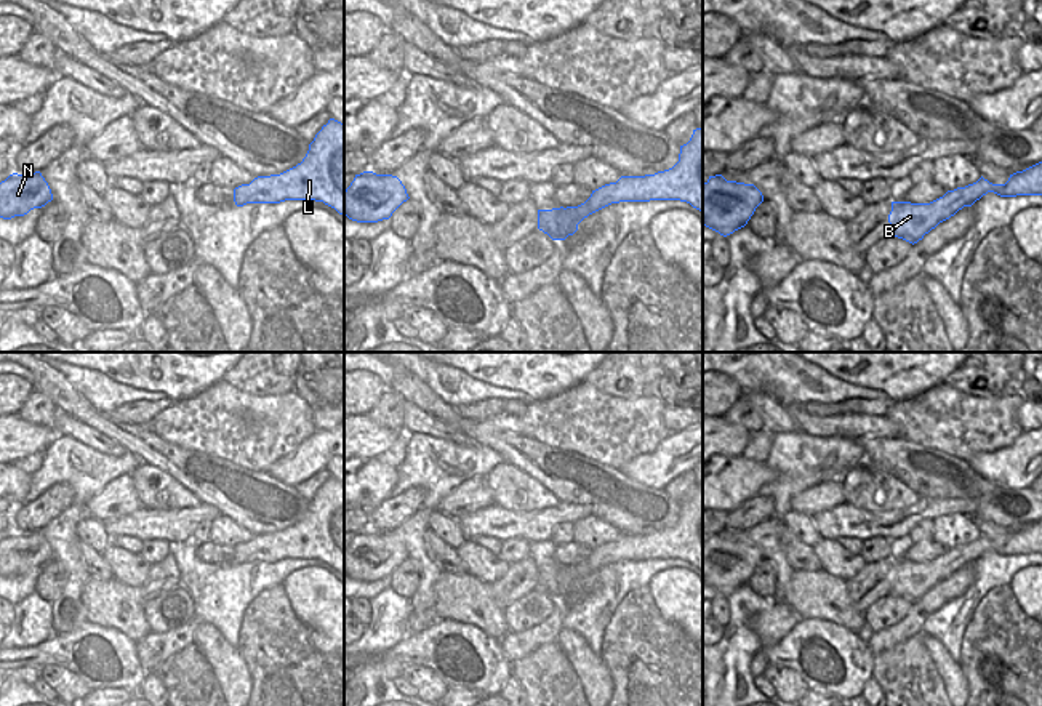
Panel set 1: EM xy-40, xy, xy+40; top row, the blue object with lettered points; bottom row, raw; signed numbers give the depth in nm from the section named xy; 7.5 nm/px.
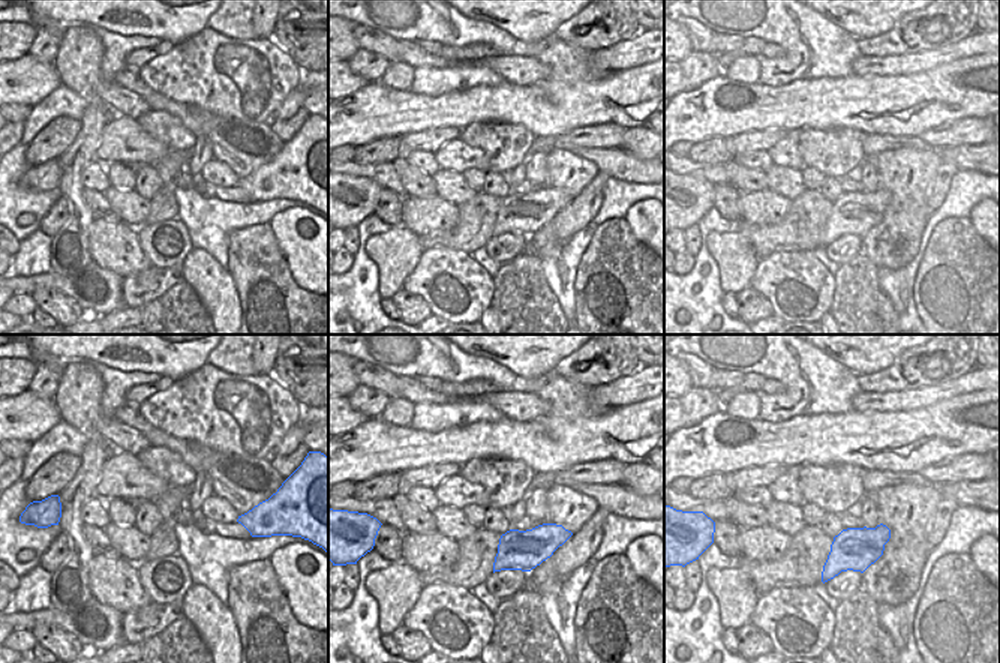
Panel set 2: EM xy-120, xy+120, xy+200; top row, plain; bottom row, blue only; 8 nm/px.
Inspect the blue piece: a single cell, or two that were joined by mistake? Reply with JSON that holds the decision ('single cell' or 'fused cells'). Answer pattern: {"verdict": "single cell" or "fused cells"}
{"verdict": "single cell"}

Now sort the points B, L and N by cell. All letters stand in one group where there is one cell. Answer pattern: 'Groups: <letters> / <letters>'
Groups: B L N.

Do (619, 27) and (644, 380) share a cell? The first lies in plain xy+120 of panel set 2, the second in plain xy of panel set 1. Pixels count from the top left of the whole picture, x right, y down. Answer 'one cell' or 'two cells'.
one cell

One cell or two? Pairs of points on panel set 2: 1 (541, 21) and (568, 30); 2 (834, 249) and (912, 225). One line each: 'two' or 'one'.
1: two
2: two

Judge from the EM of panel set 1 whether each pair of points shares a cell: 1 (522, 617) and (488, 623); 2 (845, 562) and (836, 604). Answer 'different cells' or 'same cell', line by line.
1: different cells
2: different cells

